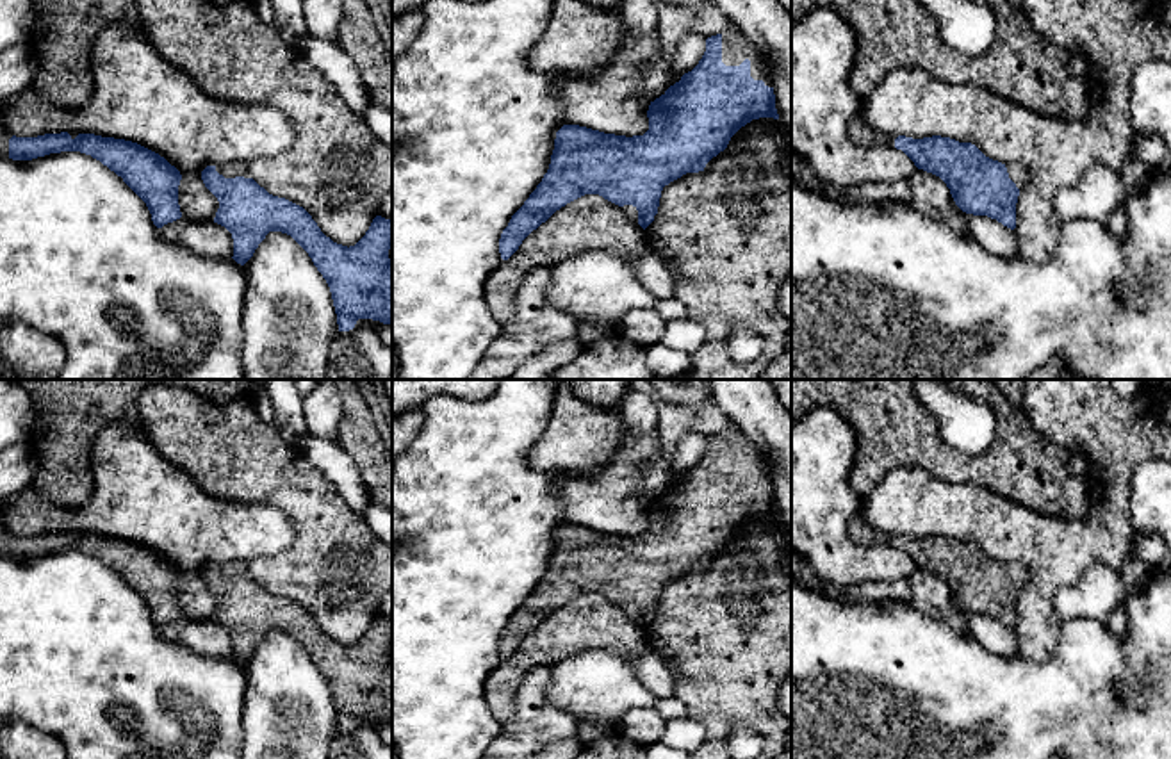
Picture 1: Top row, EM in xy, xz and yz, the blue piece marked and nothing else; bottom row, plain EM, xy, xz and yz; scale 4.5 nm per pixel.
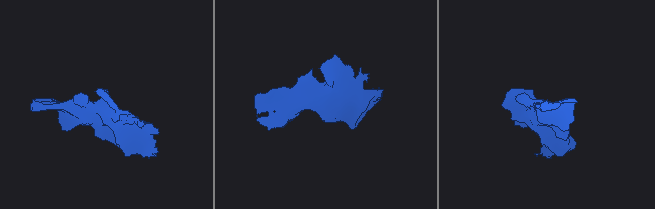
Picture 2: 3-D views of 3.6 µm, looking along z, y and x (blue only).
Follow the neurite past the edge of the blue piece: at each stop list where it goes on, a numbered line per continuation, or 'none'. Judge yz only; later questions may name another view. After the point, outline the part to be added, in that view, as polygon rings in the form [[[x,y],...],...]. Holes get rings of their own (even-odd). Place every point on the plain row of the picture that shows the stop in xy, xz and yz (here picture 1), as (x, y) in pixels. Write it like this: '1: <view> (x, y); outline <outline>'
1: yz (1018, 572); outline [[[1021,561],[1005,563],[1009,577],[1016,583],[1018,588],[1025,586],[1028,581],[1028,570]]]

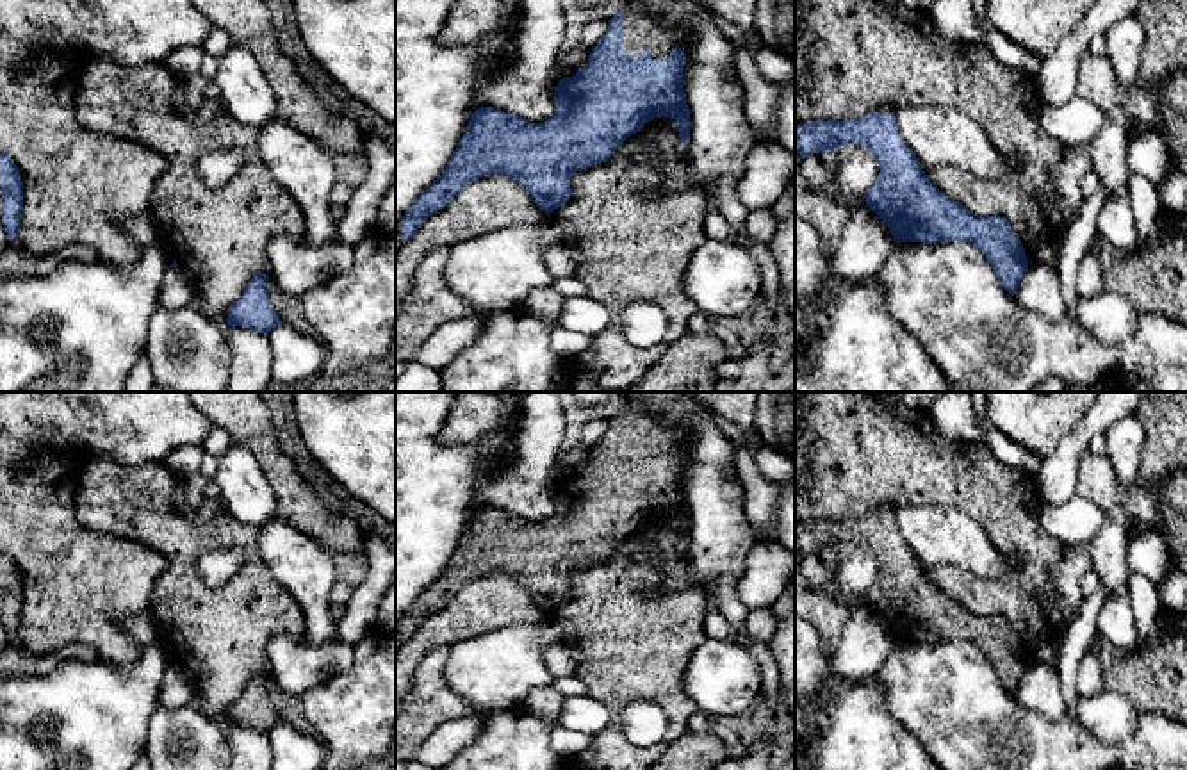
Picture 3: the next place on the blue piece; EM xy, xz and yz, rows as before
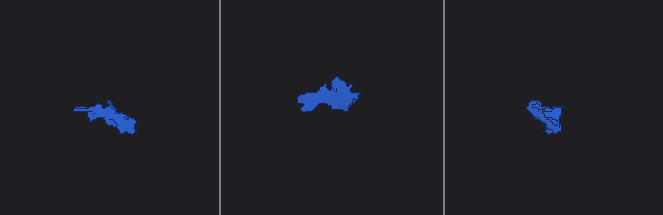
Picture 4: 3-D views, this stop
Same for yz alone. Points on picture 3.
none

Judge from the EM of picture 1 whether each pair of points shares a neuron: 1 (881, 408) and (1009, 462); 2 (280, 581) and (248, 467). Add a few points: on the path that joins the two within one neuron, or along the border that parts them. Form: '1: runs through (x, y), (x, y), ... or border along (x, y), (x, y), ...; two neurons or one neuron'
1: runs through (913, 439), (952, 465), (977, 465); one neuron
2: runs through (305, 551), (305, 515), (278, 489); one neuron

